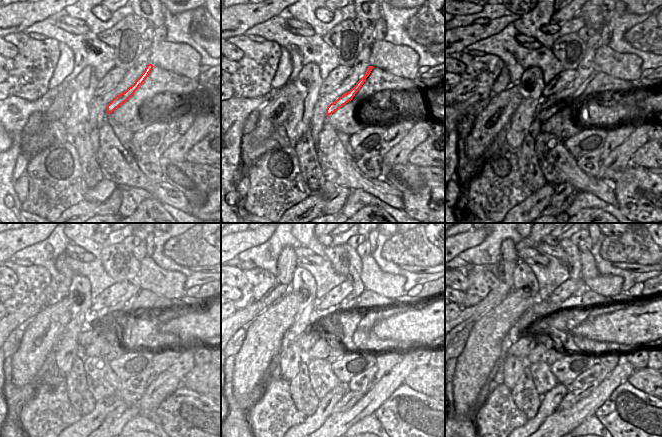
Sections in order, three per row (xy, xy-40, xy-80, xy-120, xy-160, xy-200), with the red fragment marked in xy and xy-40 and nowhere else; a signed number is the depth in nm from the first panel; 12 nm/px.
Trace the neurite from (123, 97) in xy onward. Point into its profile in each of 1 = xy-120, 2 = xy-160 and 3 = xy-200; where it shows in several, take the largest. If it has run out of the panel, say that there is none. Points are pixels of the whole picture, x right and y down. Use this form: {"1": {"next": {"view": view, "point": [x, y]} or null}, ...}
{"1": {"next": {"view": "xy-120", "point": [86, 338]}}, "2": {"next": {"view": "xy-160", "point": [307, 340]}}, "3": {"next": {"view": "xy-200", "point": [521, 348]}}}

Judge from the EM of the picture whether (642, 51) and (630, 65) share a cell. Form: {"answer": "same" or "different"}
{"answer": "different"}

